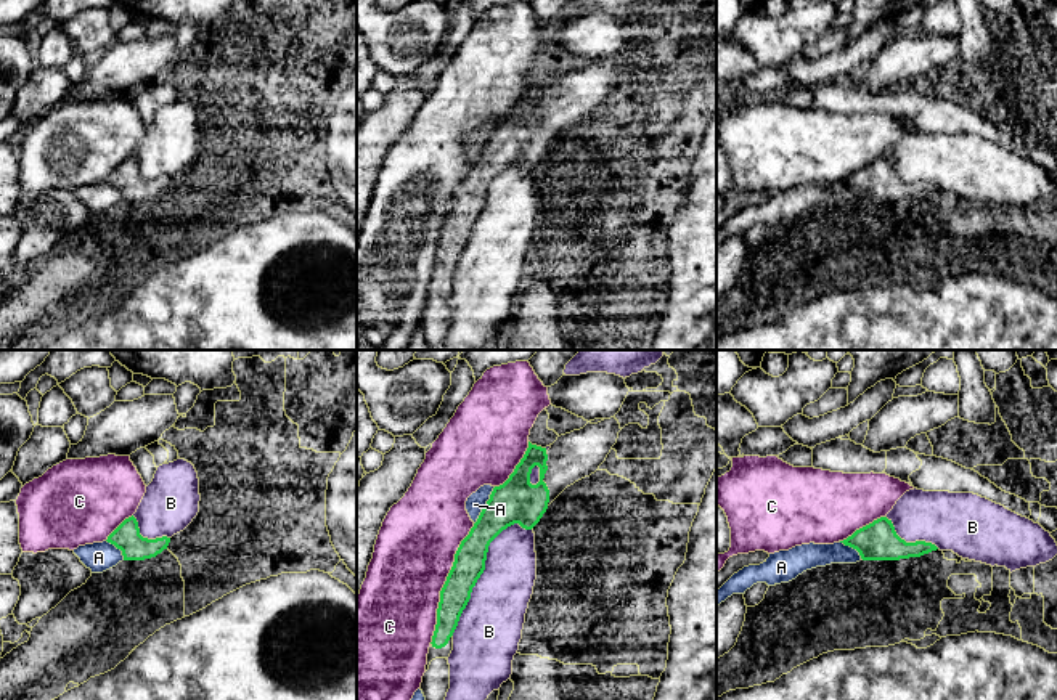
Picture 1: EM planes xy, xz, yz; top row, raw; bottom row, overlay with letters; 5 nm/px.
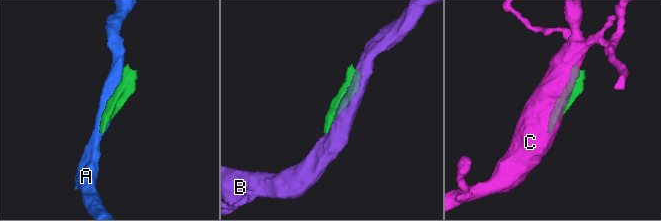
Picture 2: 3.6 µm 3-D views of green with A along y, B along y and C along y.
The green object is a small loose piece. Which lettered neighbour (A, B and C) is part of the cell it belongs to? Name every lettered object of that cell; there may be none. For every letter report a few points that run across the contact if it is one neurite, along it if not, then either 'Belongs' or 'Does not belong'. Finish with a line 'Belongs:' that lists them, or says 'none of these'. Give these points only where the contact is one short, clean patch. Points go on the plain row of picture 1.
A: Does not belong
B: Does not belong
C: Does not belong
Belongs: none of these

